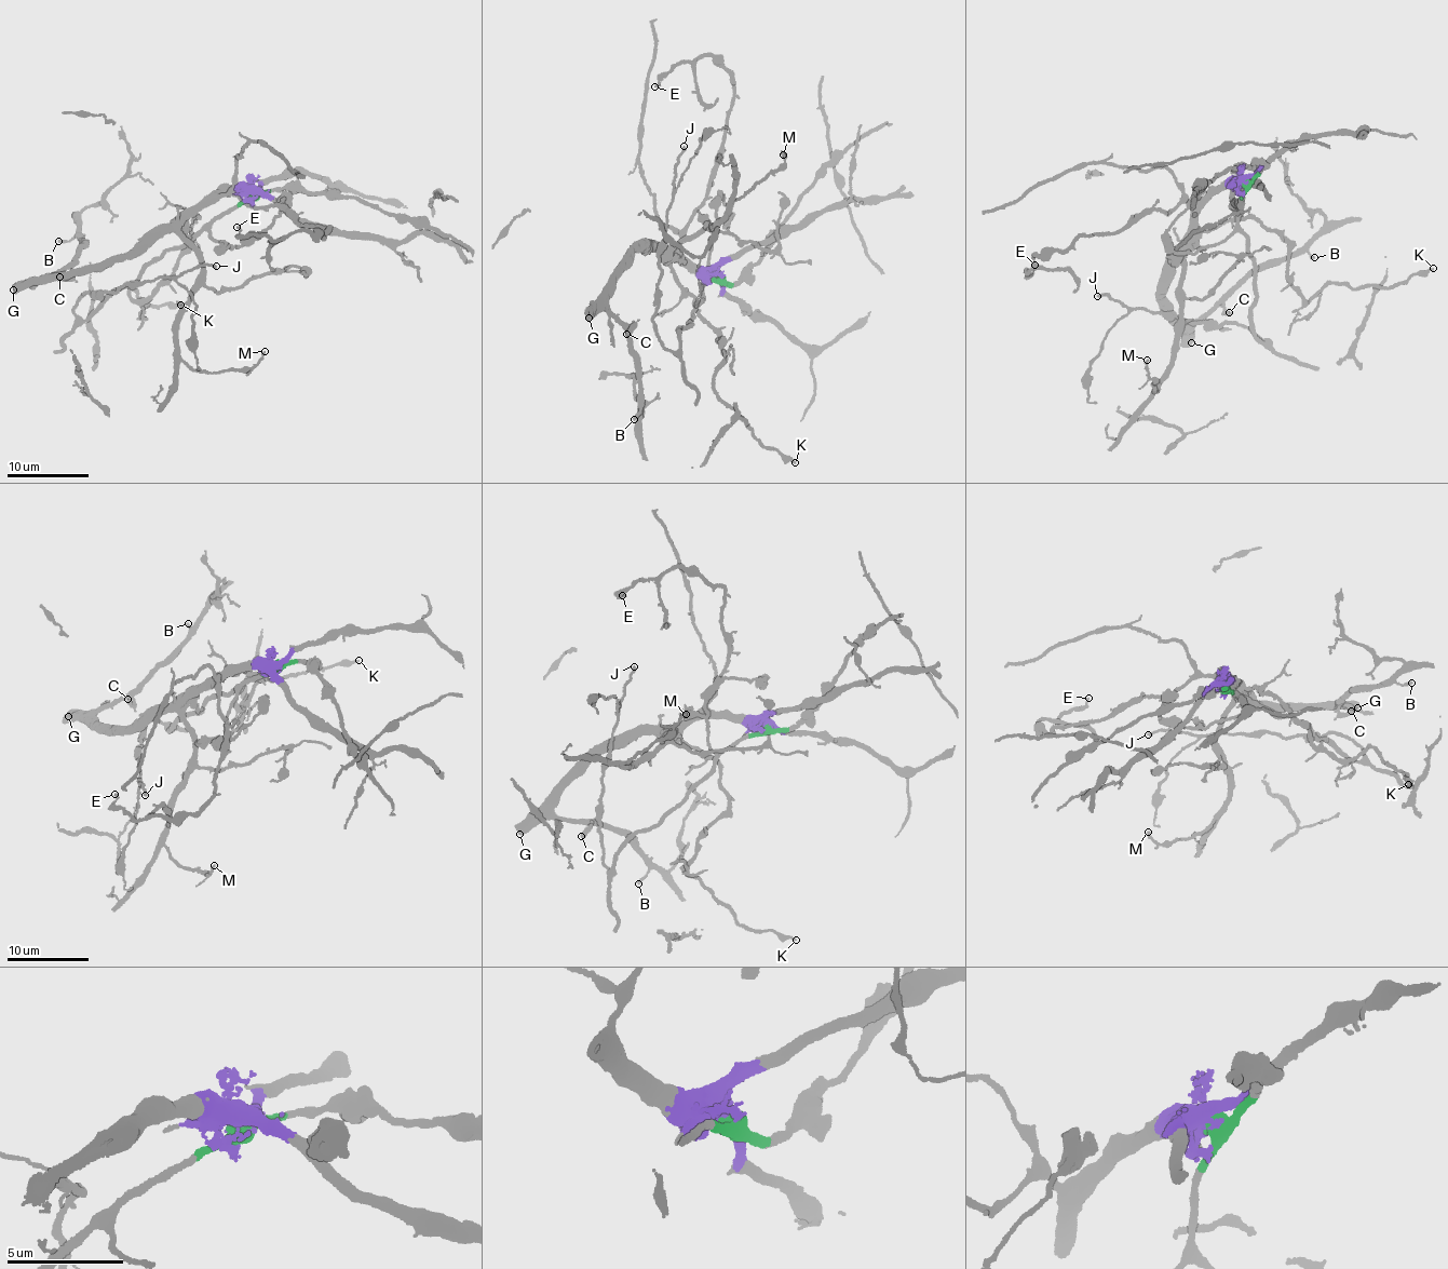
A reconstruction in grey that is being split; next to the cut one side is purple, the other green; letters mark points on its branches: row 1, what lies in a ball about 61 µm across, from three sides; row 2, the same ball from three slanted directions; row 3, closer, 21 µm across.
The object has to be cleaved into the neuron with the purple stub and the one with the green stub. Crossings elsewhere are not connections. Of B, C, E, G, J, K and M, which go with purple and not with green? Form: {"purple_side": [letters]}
{"purple_side": ["B", "C", "E", "G", "K", "M"]}

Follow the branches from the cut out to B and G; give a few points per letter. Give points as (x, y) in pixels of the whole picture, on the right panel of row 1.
B: (1243, 181), (1204, 199), (1171, 250), (1163, 295), (1176, 316), (1194, 321), (1281, 259), (1304, 250), (1314, 258)
G: (1243, 181), (1204, 199), (1179, 244), (1171, 250), (1163, 269), (1163, 295), (1187, 327), (1191, 343)

